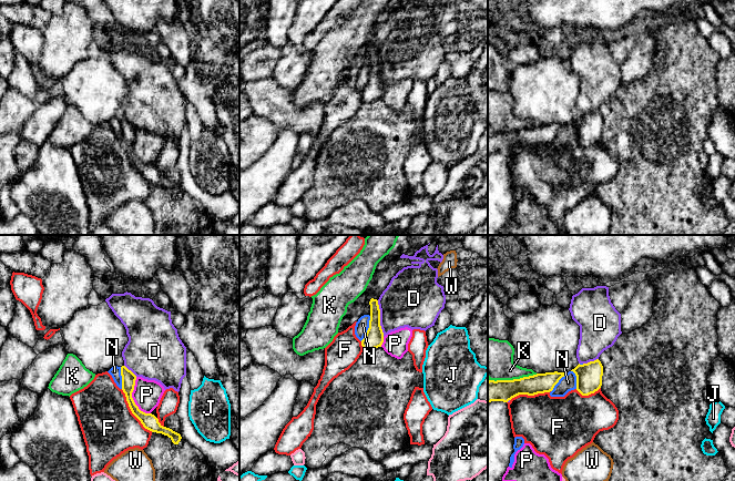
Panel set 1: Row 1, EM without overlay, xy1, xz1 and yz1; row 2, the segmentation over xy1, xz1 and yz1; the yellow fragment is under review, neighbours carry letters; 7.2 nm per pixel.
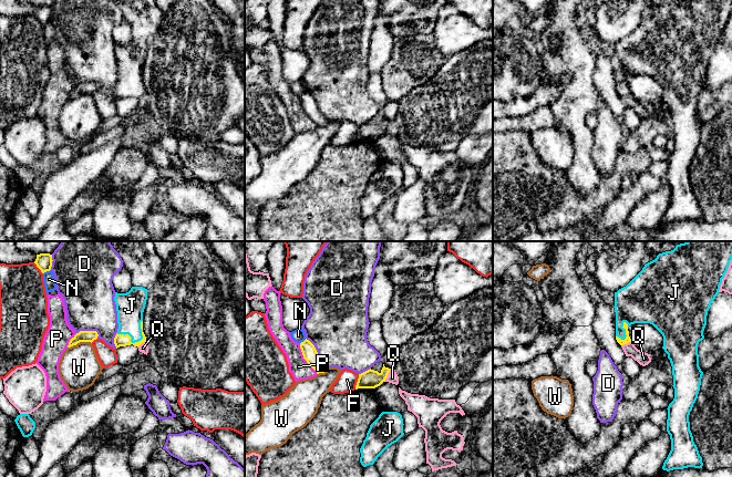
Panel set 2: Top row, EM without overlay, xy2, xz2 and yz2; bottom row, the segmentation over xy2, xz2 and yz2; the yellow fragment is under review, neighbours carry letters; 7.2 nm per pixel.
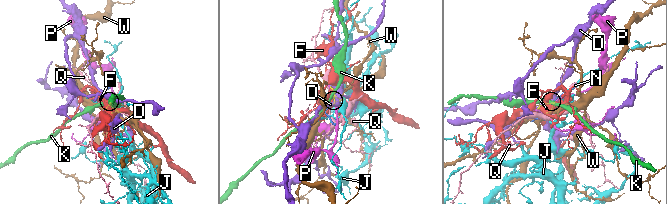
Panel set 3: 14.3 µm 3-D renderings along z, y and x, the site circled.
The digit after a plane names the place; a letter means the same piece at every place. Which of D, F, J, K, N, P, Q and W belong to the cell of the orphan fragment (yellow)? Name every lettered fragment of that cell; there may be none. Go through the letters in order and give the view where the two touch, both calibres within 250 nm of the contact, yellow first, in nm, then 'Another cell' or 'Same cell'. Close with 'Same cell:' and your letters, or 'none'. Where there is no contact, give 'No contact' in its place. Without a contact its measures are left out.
D: Touches yellow in xz1. Thickness 140 nm (yellow) against 380 nm. Another cell
F: Touches yellow in xy1. Thickness 110 nm (yellow) against 400 nm. Another cell
J: Touches yellow in xy2. Thickness 90 nm (yellow) against 190 nm. Same cell
K: Touches yellow in yz1. Thickness 160 nm (yellow) against 300 nm. Another cell
N: Touches yellow in xz1. Thickness 140 nm (yellow) against 100 nm. Another cell
P: Touches yellow in xy1. Thickness 110 nm (yellow) against 200 nm. Another cell
Q: Touches yellow in xz2. Thickness 140 nm (yellow) against 80 nm. Another cell
W: Touches yellow in xy2. Thickness 80 nm (yellow) against 300 nm. Another cell
Same cell: J

